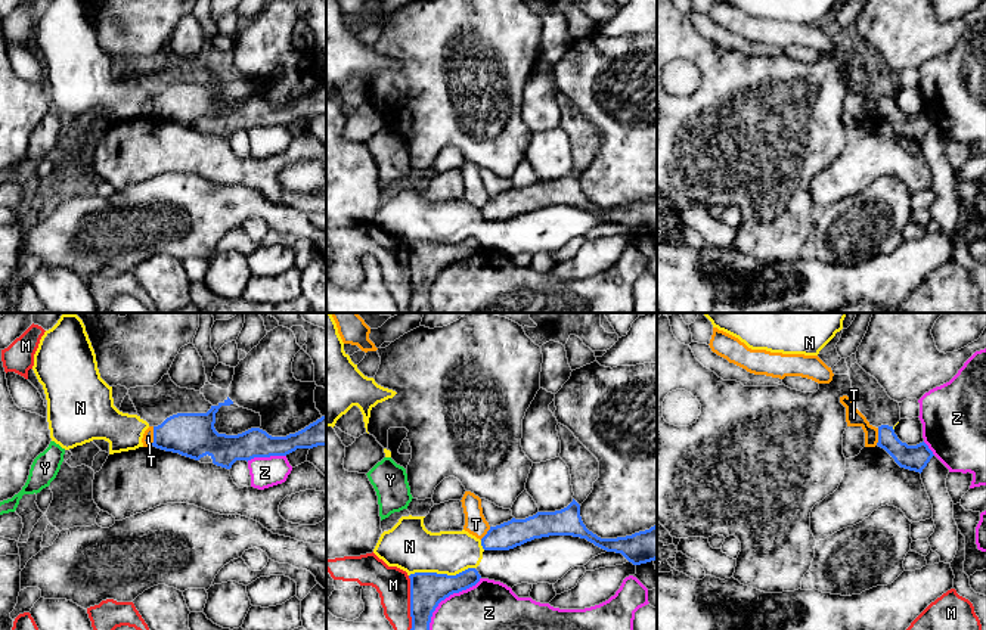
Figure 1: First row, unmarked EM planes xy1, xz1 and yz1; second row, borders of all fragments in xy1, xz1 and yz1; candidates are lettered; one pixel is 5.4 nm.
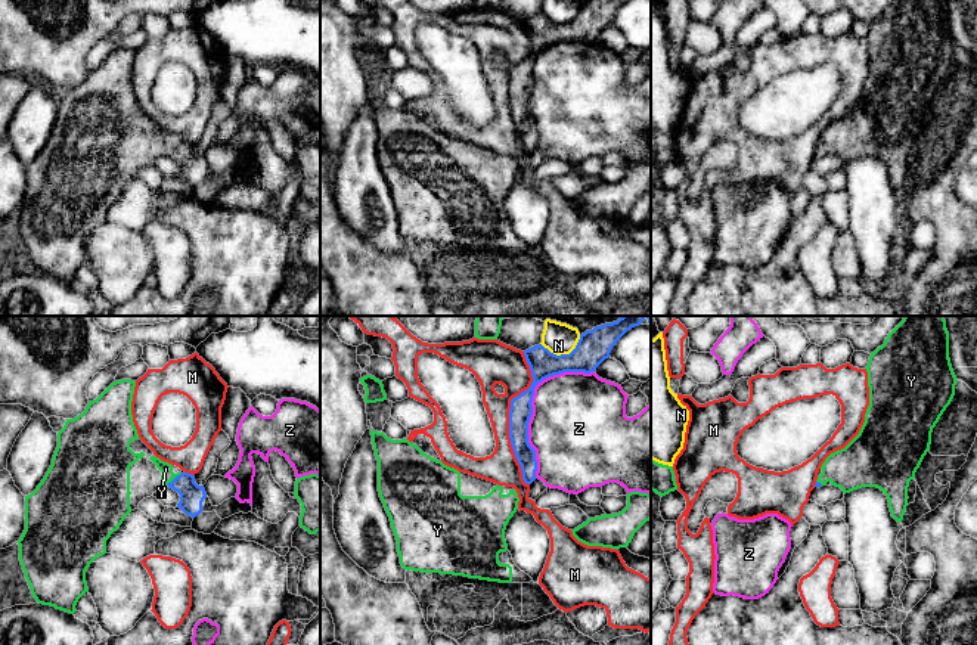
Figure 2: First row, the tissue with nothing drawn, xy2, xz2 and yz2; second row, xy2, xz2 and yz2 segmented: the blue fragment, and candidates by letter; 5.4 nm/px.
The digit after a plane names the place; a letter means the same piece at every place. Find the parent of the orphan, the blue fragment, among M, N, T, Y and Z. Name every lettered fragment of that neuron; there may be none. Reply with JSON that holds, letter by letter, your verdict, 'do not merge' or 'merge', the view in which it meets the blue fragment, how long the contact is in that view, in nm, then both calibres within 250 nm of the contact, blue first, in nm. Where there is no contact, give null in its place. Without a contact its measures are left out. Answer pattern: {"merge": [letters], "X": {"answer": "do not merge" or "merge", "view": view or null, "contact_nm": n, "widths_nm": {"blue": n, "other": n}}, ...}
{"merge": ["Y"], "M": {"answer": "do not merge", "view": "xz2", "contact_nm": 750, "widths_nm": {"blue": 120, "other": 190}}, "N": {"answer": "do not merge", "view": "xz1", "contact_nm": 360, "widths_nm": {"blue": 190, "other": 260}}, "T": {"answer": "do not merge", "view": "xy1", "contact_nm": 110, "widths_nm": {"blue": 240, "other": 60}}, "Y": {"answer": "merge", "view": "xy2", "contact_nm": 110, "widths_nm": {"blue": 130, "other": 70}}, "Z": {"answer": "do not merge", "view": "xz2", "contact_nm": 650, "widths_nm": {"blue": 150, "other": 460}}}

